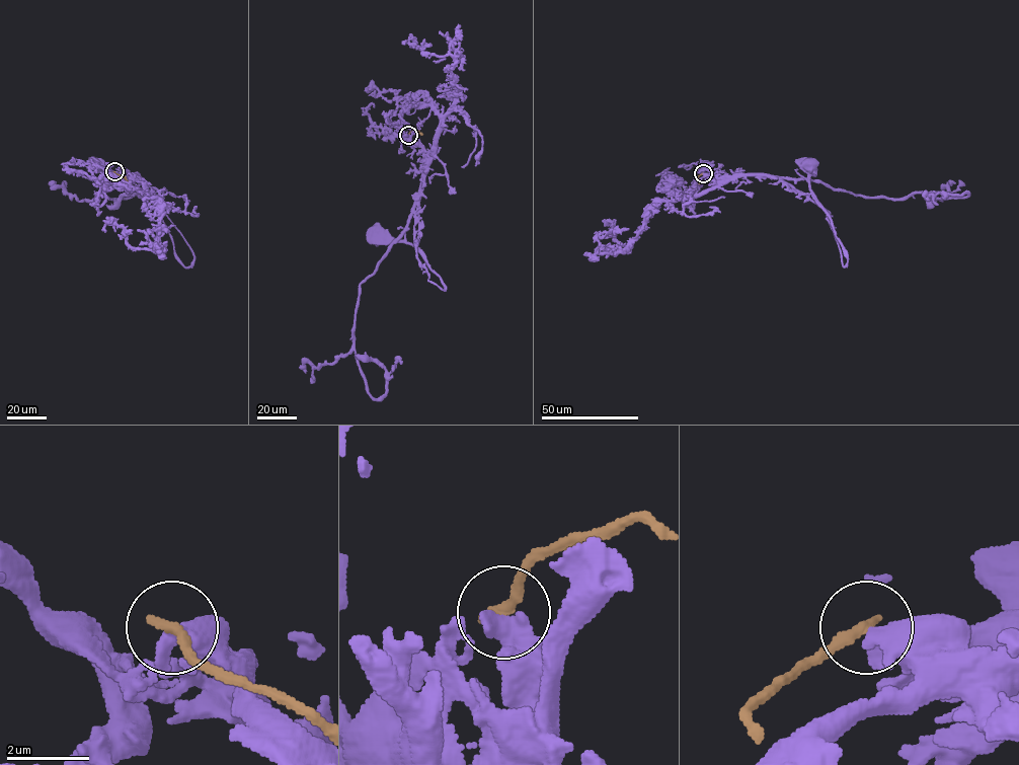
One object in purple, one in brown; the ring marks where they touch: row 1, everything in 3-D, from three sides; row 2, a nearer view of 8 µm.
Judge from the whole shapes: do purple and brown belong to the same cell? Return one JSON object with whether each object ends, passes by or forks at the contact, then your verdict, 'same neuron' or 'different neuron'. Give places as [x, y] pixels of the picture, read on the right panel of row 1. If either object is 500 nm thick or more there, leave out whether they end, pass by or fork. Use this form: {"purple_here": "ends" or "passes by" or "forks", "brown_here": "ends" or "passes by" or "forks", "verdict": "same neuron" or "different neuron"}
{"verdict": "different neuron"}

